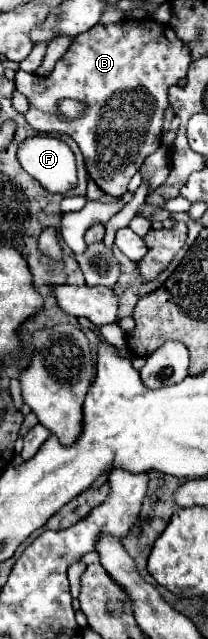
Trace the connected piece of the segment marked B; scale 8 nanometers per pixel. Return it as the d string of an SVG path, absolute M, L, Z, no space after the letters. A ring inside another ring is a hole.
M127 17L117 23L96 24L92 31L76 37L64 57L56 63L50 77L32 75L26 71L16 71L16 89L26 95L30 109L24 115L26 123L40 133L66 133L70 135L82 155L90 179L110 197L120 199L128 191L128 181L134 173L140 171L144 159L160 147L160 129L164 121L164 111L168 107L168 87L176 85L180 77L186 77L188 65L192 61L190 47L184 41L178 41L176 33L166 25L158 24L150 18L135 20ZM62 99L74 99L86 105L84 115L78 119L66 119L58 111Z

